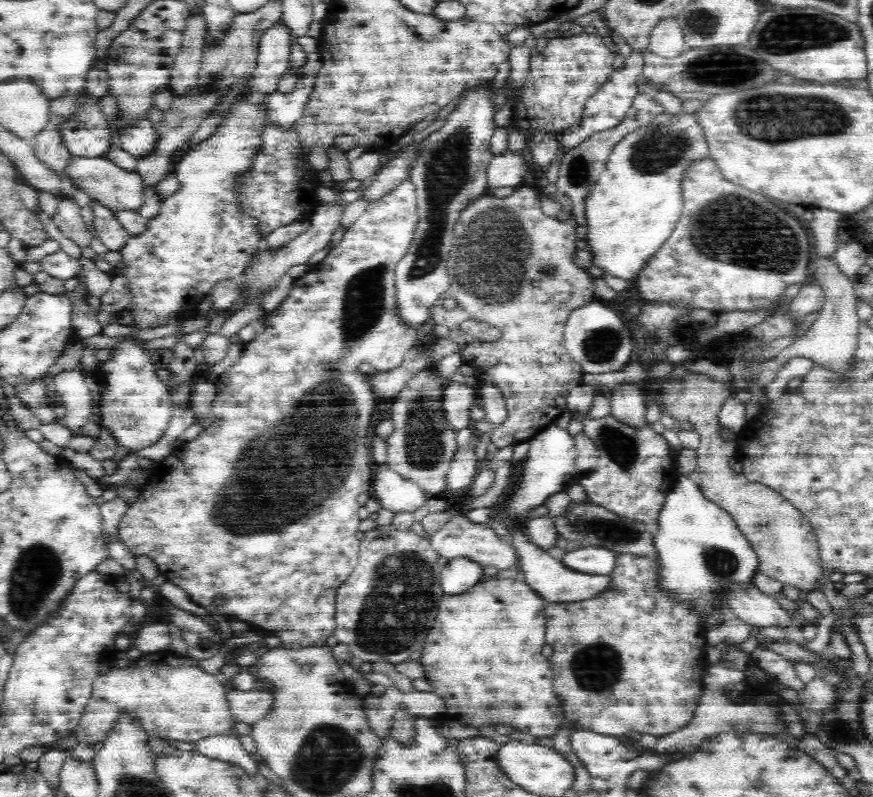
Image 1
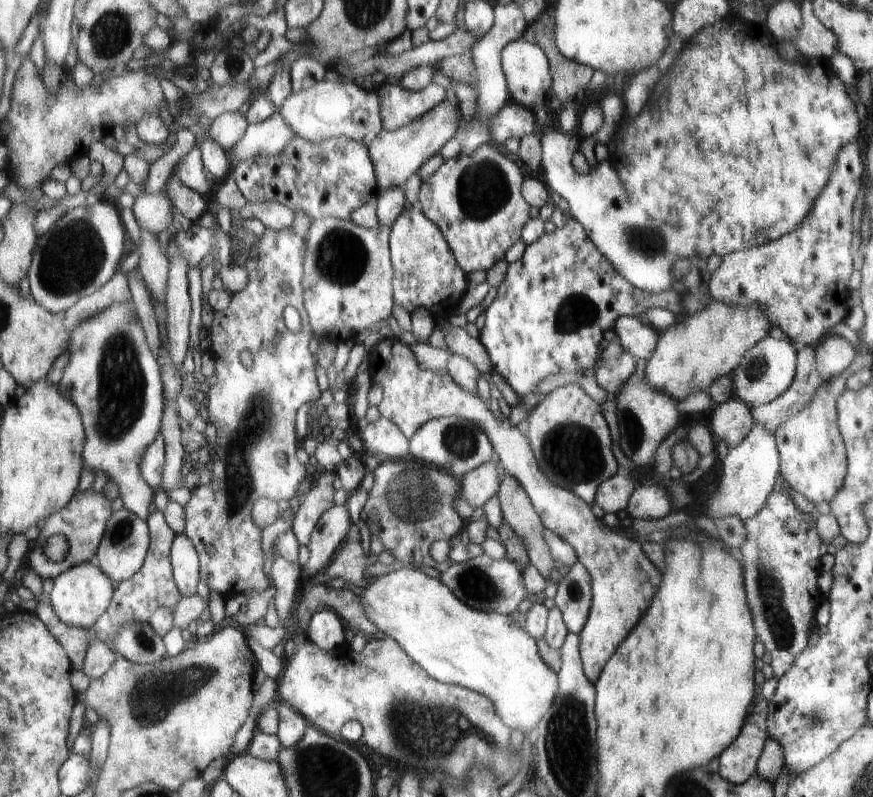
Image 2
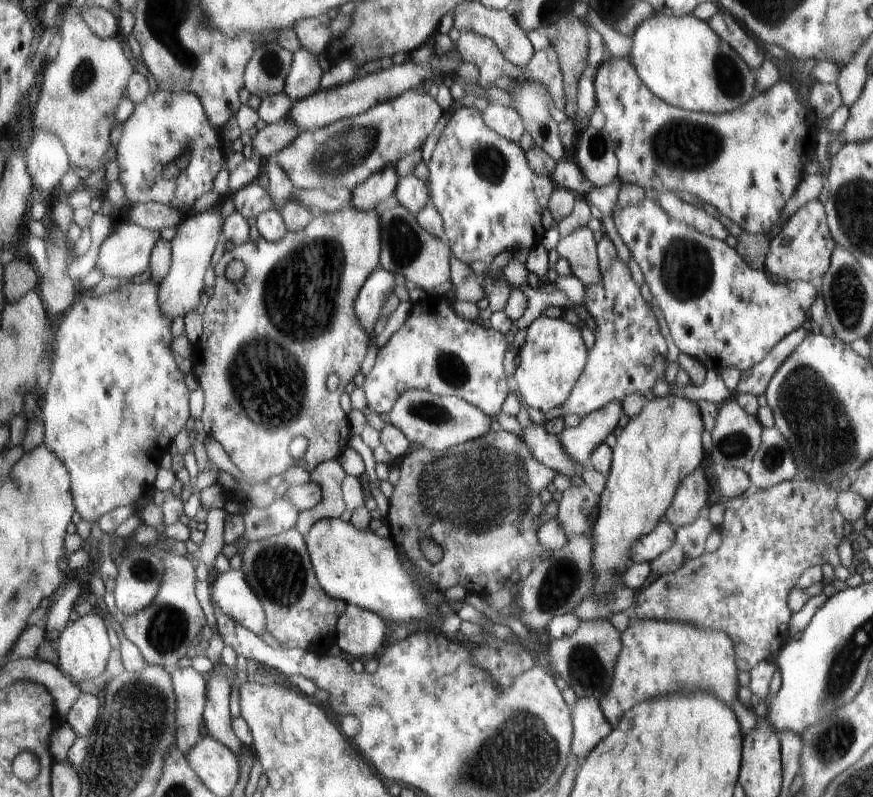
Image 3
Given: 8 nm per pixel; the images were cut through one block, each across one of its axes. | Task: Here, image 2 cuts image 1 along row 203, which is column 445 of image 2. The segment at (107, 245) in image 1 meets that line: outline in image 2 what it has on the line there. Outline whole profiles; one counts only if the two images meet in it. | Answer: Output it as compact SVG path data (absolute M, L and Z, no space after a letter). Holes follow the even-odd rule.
M388 81L378 86L376 91L378 92L378 102L380 102L380 114L382 114L382 128L384 128L384 131L408 127L414 120L421 119L426 112L432 112L438 106L438 103L442 104L449 97L450 92L453 98L460 104L475 103L477 99L477 88L475 86L453 81L447 89L436 83L430 83L420 92L410 92L409 89L402 88L402 85L398 84L397 81Z

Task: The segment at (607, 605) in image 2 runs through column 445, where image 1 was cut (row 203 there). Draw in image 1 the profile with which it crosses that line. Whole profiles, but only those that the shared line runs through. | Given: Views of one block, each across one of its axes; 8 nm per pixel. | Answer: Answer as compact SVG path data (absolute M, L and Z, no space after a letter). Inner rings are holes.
M404 179L368 205L366 212L345 230L338 246L330 249L320 264L316 264L306 276L300 276L298 280L291 282L294 288L290 290L290 295L267 314L264 332L245 344L240 358L218 376L215 383L218 385L218 392L210 416L214 418L212 424L199 434L196 440L184 446L180 444L164 460L156 462L156 466L147 475L142 494L120 520L119 540L127 546L131 554L146 555L154 560L166 581L180 586L200 606L210 606L214 604L216 596L224 596L226 608L216 608L220 614L240 618L244 622L254 622L254 626L274 632L274 636L282 640L282 646L297 649L312 646L312 643L318 641L321 641L322 646L326 645L326 639L333 635L336 628L336 590L352 574L358 562L362 537L358 530L361 522L358 509L361 506L356 500L362 492L371 492L374 475L374 470L370 470L364 460L364 456L368 454L366 428L370 424L370 418L375 418L374 410L380 410L380 402L374 402L371 376L360 373L358 366L362 362L368 362L382 372L398 368L398 365L413 353L413 347L416 346L416 330L412 330L412 326L404 325L404 322L397 318L395 269L414 240L418 219L416 188L412 181Z

